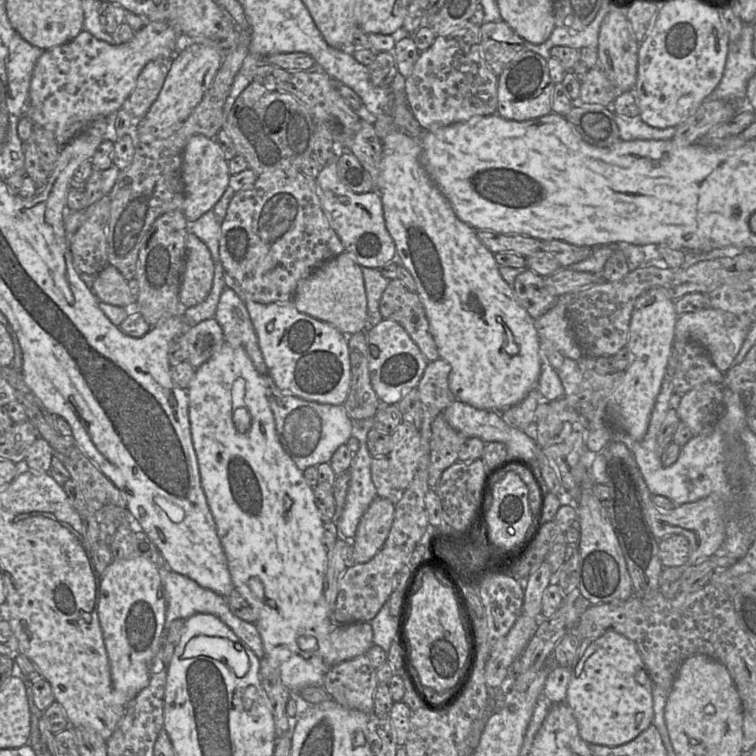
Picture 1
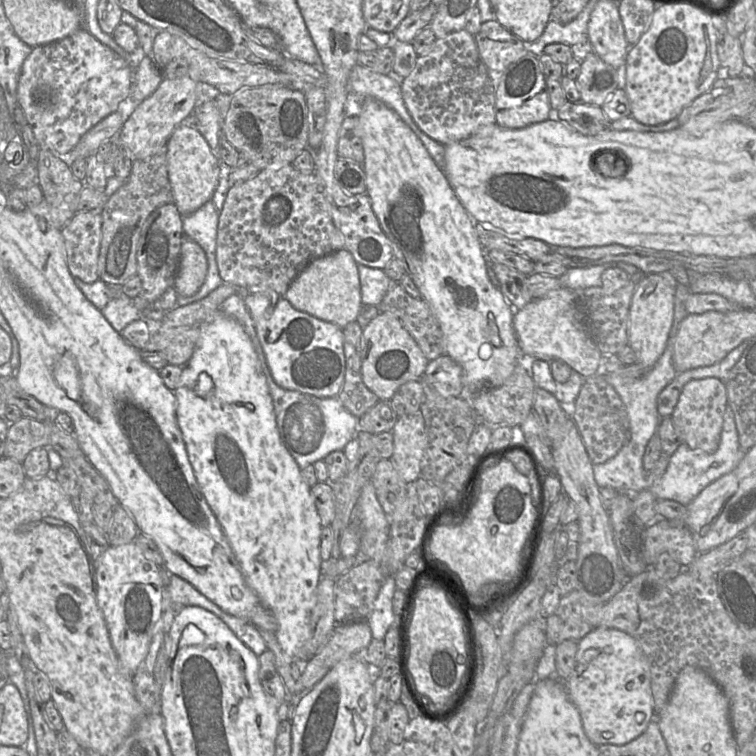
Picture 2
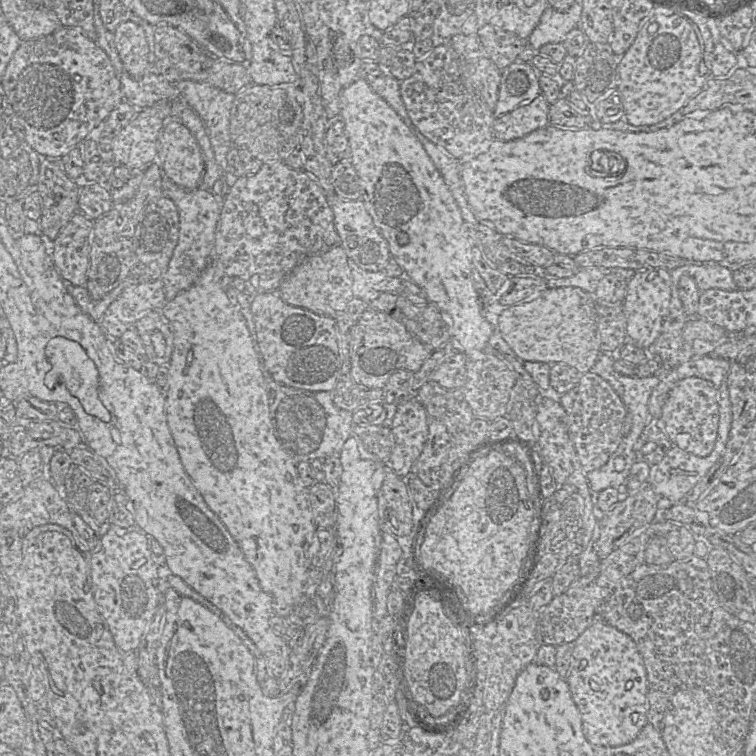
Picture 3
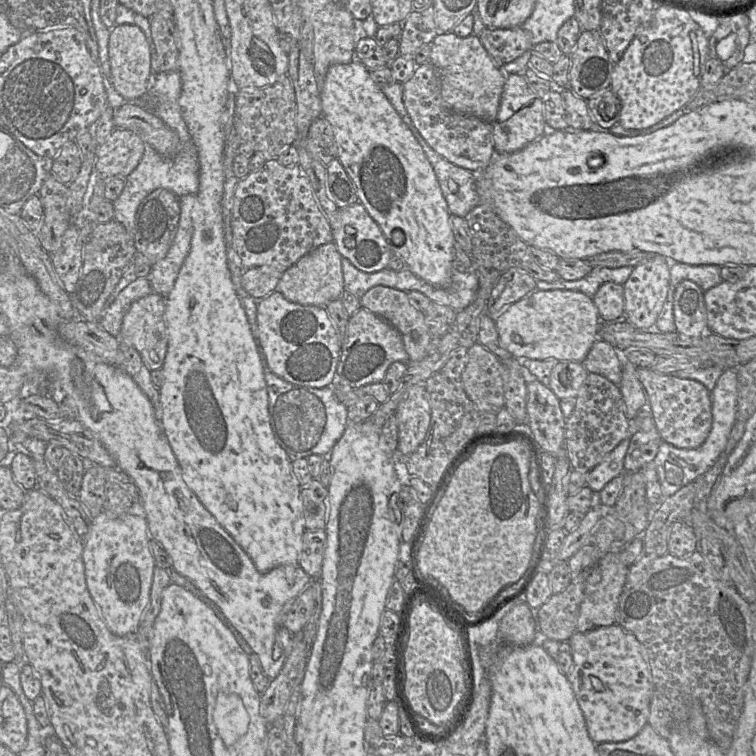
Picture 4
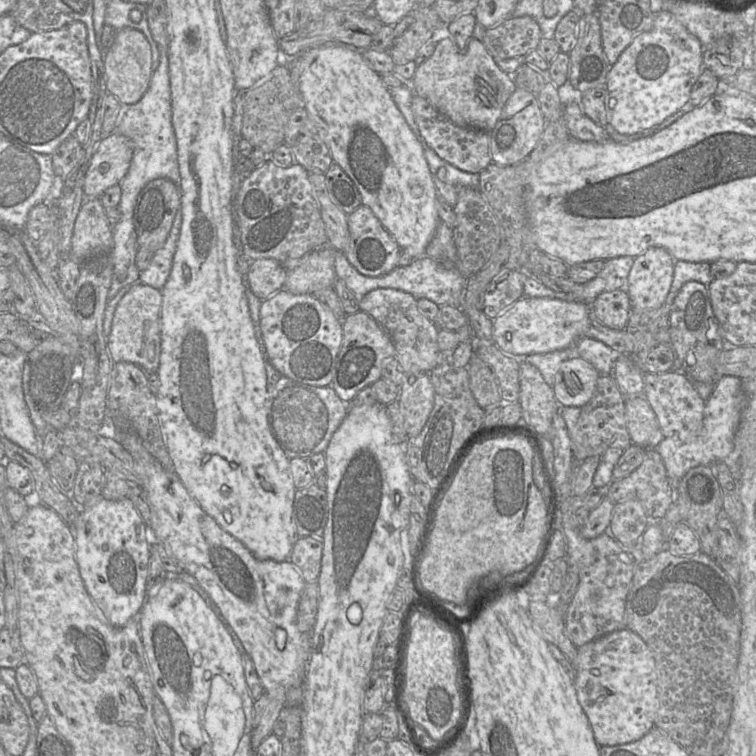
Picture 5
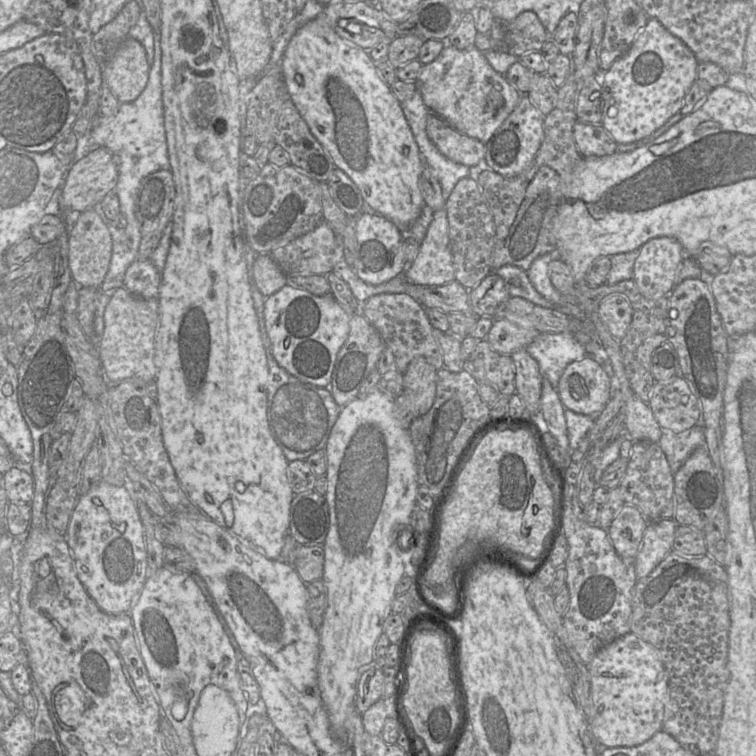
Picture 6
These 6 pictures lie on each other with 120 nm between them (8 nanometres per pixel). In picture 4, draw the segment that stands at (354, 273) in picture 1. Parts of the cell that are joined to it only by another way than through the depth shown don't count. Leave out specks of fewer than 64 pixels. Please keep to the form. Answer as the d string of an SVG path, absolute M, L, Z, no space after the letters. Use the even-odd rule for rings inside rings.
M326 243L312 250L288 268L281 275L275 290L291 302L325 307L330 301L340 299L344 291L342 258L335 243Z

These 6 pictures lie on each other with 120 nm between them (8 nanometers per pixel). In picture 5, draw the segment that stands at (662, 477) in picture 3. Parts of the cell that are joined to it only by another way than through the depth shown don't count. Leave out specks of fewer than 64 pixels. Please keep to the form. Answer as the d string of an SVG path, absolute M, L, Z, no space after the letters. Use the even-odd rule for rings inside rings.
M736 376L719 377L710 398L706 401L701 432L692 440L682 442L677 438L664 437L656 448L667 473L669 485L675 491L683 476L693 467L713 465L727 461L735 447L742 411L746 405L746 395L742 389L742 379Z

